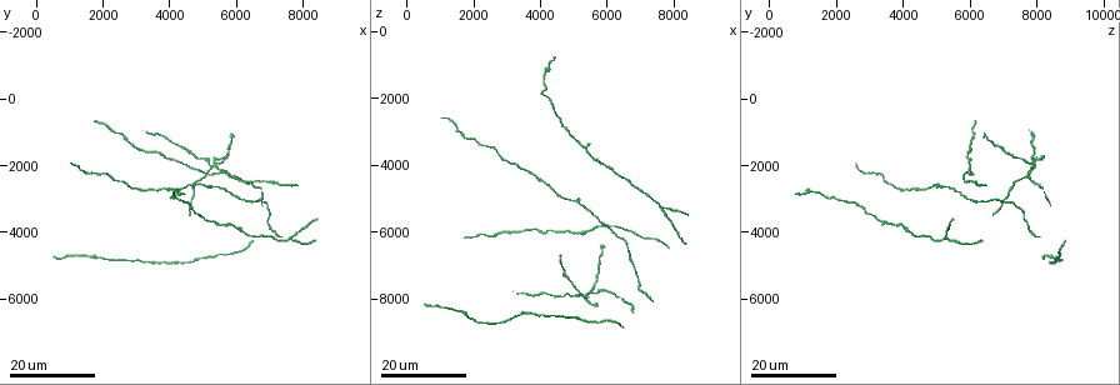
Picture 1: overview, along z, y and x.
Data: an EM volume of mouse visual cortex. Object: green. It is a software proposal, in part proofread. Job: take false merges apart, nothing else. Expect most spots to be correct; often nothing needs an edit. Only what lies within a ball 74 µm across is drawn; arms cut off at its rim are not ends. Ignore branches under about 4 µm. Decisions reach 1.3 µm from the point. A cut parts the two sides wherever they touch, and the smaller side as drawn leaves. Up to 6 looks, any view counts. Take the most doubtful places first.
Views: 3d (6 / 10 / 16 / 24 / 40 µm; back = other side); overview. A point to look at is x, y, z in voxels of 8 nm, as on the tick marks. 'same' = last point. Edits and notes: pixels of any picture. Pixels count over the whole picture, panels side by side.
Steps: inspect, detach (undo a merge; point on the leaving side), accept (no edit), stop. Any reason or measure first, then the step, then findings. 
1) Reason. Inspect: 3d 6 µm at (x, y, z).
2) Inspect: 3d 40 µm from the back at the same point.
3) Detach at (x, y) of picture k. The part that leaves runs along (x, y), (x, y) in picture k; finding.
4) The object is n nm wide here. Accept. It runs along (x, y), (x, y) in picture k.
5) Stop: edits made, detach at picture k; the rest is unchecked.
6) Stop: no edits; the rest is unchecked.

Four or more arms meet. Inspect: 3d 24 µm at (5300, 2100, 7900).

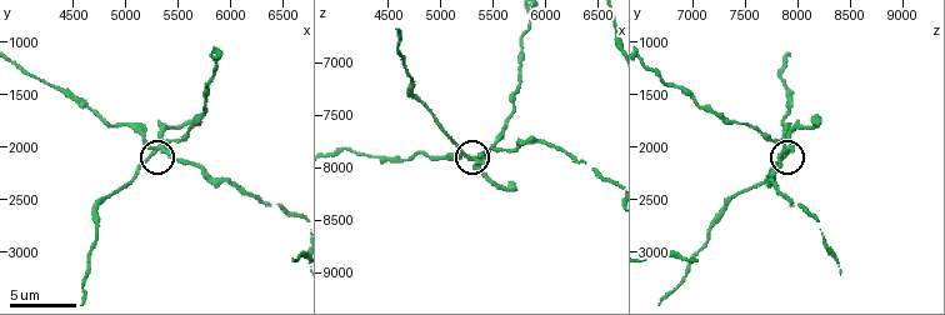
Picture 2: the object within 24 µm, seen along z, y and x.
Inspect: 3d 6 µm at (5340, 2000, 7940).

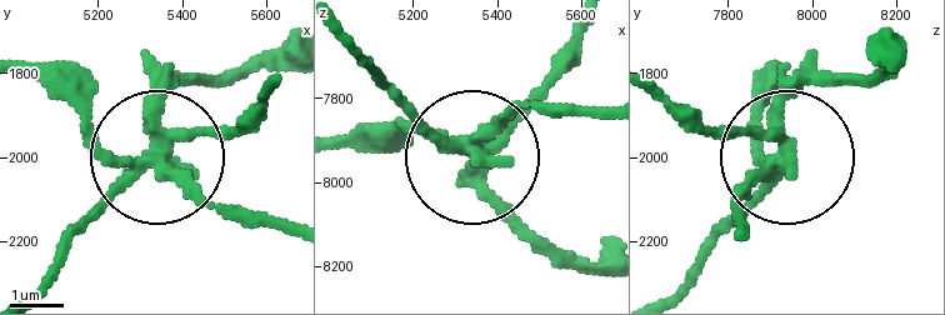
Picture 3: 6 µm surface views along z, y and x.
The side arm is 22 µm long; 5 arms meet here. Detach at (158, 84) of picture 3. Two neurons meet here.

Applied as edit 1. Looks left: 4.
Redraw. Inspect: overview.

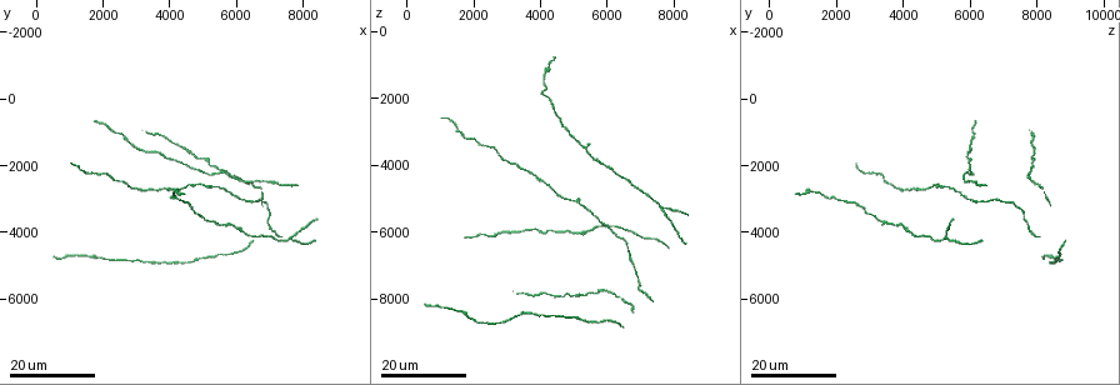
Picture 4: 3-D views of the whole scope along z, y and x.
A fork. Inspect: 3d 16 µm at (7700, 4200, 5300).

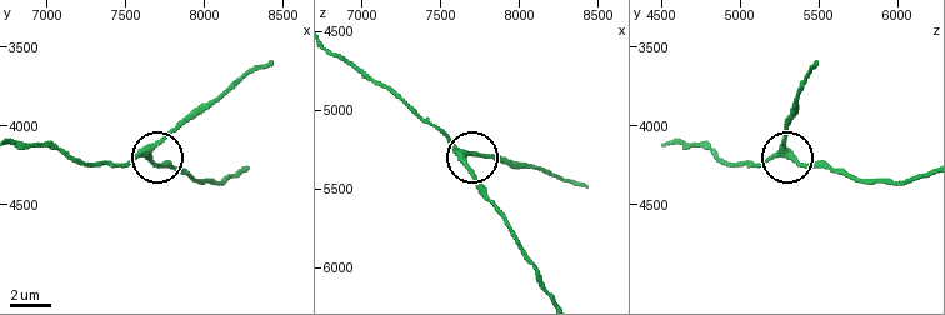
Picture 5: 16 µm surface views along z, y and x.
Zoom in. Inspect: 3d 6 µm at (7640, 4140, 5280).

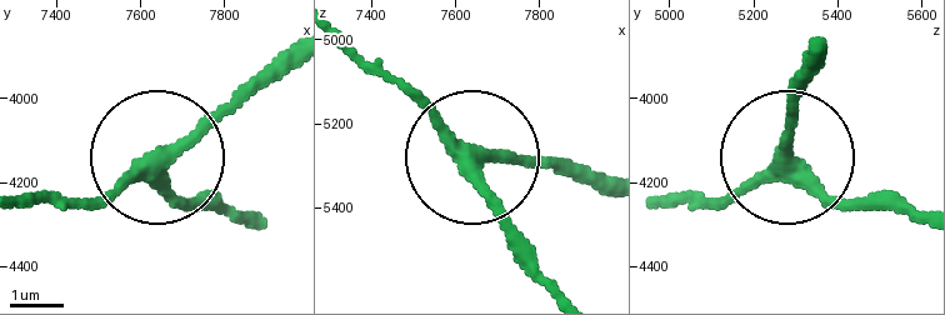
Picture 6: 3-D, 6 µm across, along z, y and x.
The side arm is 11 µm long; 3 arms meet here. Accept. One neuron here.

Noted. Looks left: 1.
Stop: edits made, detach at picture 3; the rest is unchecked.

